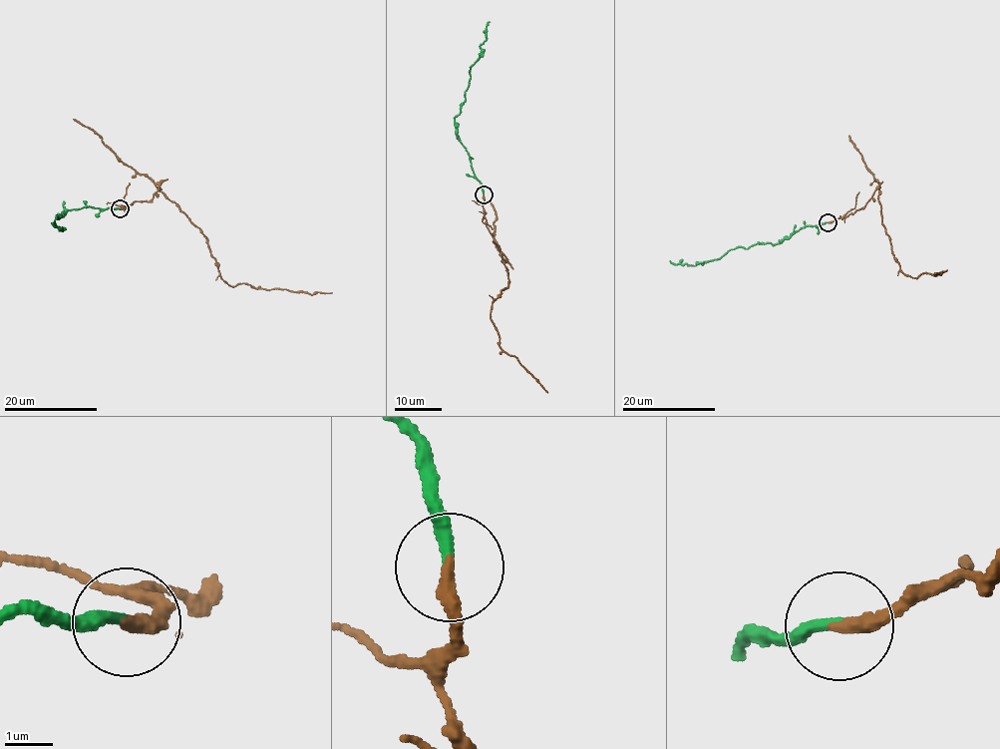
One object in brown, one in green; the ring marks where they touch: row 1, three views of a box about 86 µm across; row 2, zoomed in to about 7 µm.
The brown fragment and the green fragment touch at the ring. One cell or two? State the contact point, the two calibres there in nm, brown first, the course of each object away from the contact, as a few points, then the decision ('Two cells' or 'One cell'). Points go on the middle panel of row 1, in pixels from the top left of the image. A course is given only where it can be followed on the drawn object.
Place: (484, 194). Thickness 340 nm (brown) against 240 nm. Course of brown: (484, 195), (486, 226), (503, 253), (509, 280), (492, 305), (492, 321), (500, 347), (513, 355), (547, 392). Course of green: (484, 195), (469, 152), (458, 137), (455, 118), (465, 100), (471, 66), (486, 39), (486, 25), (490, 22). Two cells

